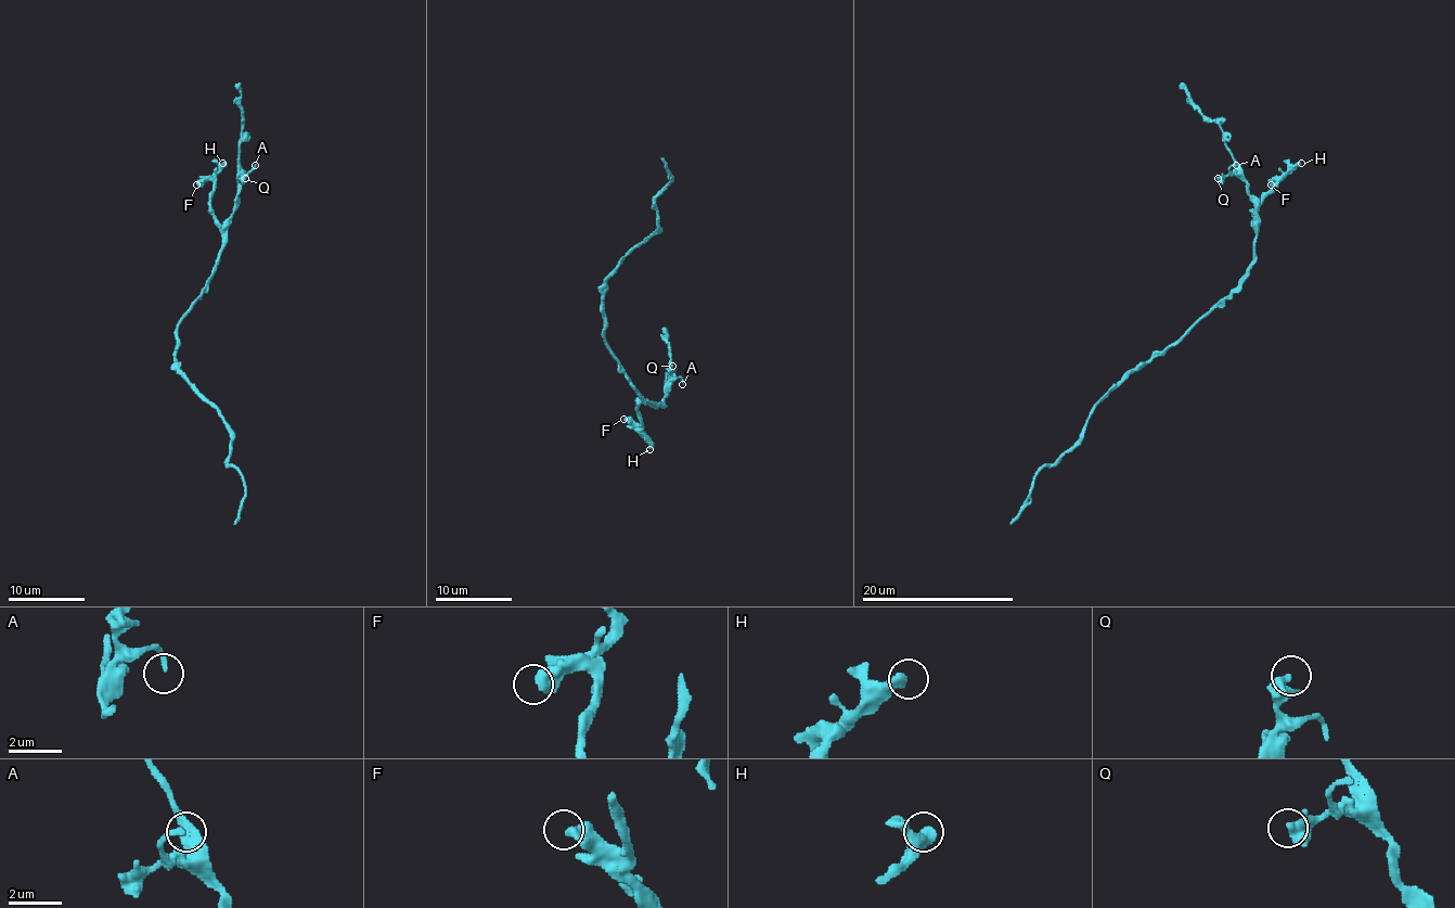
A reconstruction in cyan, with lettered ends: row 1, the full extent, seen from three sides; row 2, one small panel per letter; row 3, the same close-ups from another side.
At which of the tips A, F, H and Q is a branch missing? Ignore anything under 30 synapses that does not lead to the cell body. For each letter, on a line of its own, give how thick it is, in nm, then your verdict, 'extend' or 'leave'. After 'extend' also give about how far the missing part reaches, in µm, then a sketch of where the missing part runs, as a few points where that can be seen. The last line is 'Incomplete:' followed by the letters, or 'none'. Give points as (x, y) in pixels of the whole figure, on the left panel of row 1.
A: 170 nm | leave
F: 500 nm | extend | 45 µm | (196, 184), (187, 200), (152, 195), (152, 226), (129, 253), (141, 280), (152, 278), (174, 258), (159, 243)
H: 400 nm | leave
Q: 550 nm | leave
Incomplete: F

